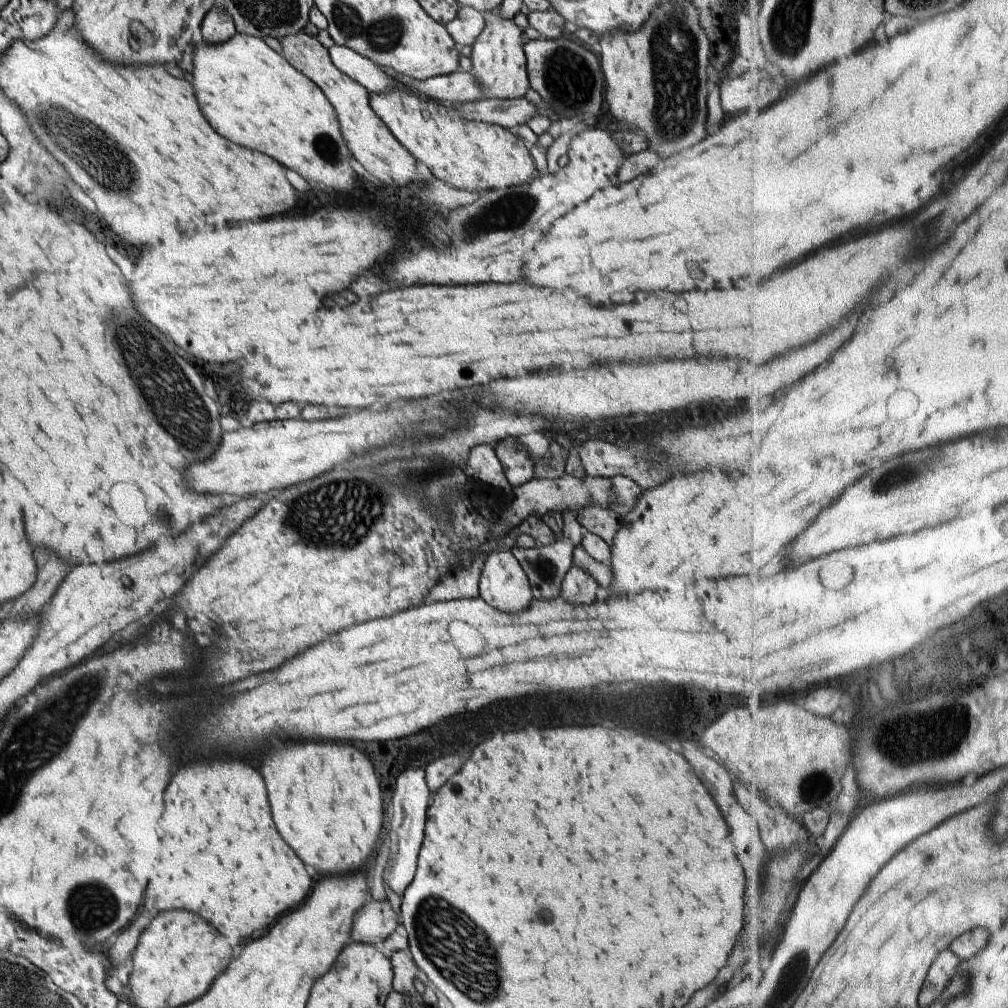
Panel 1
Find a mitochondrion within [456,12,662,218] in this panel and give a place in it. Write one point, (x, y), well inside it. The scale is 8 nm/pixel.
(569, 78)

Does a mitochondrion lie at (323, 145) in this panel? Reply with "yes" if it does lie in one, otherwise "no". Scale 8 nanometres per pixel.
yes

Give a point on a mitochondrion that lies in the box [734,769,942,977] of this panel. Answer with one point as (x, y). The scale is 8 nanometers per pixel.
(816, 786)

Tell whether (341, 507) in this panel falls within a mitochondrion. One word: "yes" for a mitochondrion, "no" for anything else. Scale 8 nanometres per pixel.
yes

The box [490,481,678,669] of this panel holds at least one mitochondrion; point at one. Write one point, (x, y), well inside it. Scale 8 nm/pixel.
(544, 571)

